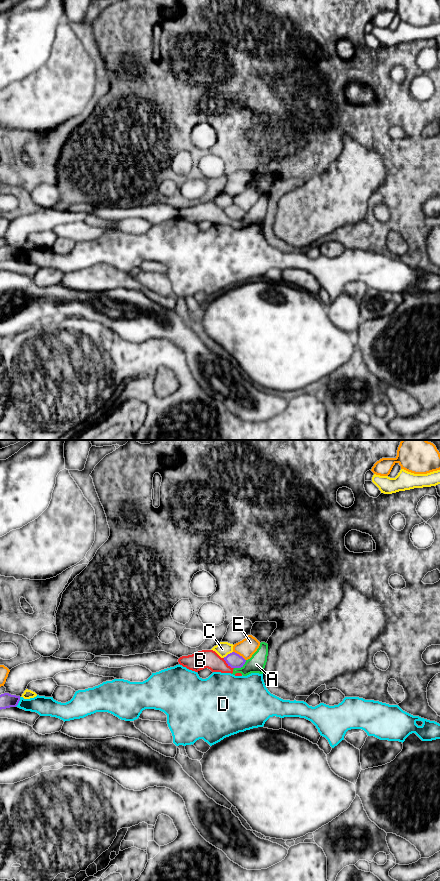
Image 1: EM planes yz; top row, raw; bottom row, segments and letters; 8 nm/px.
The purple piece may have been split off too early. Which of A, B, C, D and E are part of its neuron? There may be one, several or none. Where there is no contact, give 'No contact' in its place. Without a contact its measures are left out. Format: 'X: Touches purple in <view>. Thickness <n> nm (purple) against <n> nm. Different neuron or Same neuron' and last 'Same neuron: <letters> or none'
A: Touches purple in yz. Thickness 120 nm (purple) against 140 nm. Different neuron
B: Touches purple in yz. Thickness 120 nm (purple) against 150 nm. Different neuron
C: Touches purple in yz. Thickness 120 nm (purple) against 110 nm. Different neuron
D: Touches purple in yz. Thickness 120 nm (purple) against 160 nm. Different neuron
E: Touches purple in yz. Thickness 120 nm (purple) against 150 nm. Different neuron
Same neuron: none

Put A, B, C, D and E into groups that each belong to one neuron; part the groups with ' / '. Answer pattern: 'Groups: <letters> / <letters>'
Groups: A B / C / D / E

